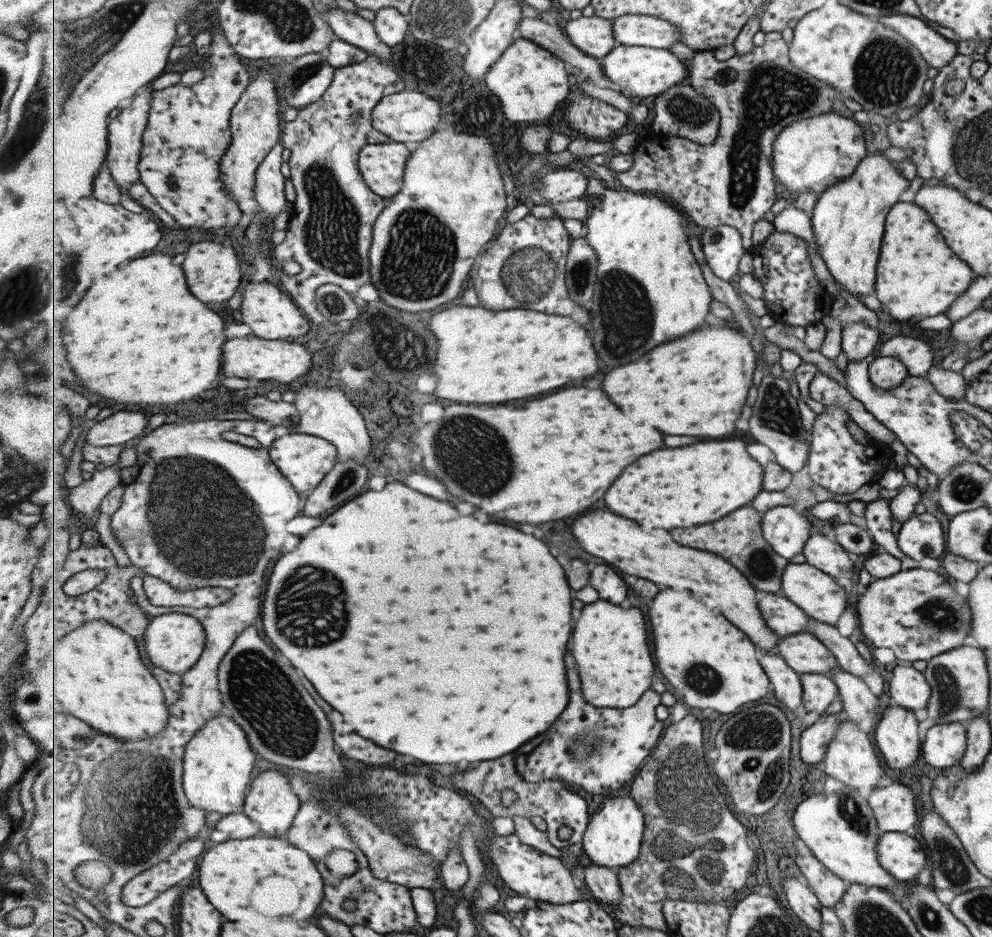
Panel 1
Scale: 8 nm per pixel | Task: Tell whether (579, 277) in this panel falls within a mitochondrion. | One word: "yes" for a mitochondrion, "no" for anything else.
yes

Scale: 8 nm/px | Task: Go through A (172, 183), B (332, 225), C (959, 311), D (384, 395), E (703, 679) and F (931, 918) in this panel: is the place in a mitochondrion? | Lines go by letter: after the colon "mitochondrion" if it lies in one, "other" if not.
A: other
B: mitochondrion
C: other
D: other
E: mitochondrion
F: mitochondrion

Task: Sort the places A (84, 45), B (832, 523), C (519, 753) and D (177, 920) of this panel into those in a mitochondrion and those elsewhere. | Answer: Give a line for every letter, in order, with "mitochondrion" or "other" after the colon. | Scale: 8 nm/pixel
A: mitochondrion
B: other
C: other
D: other

